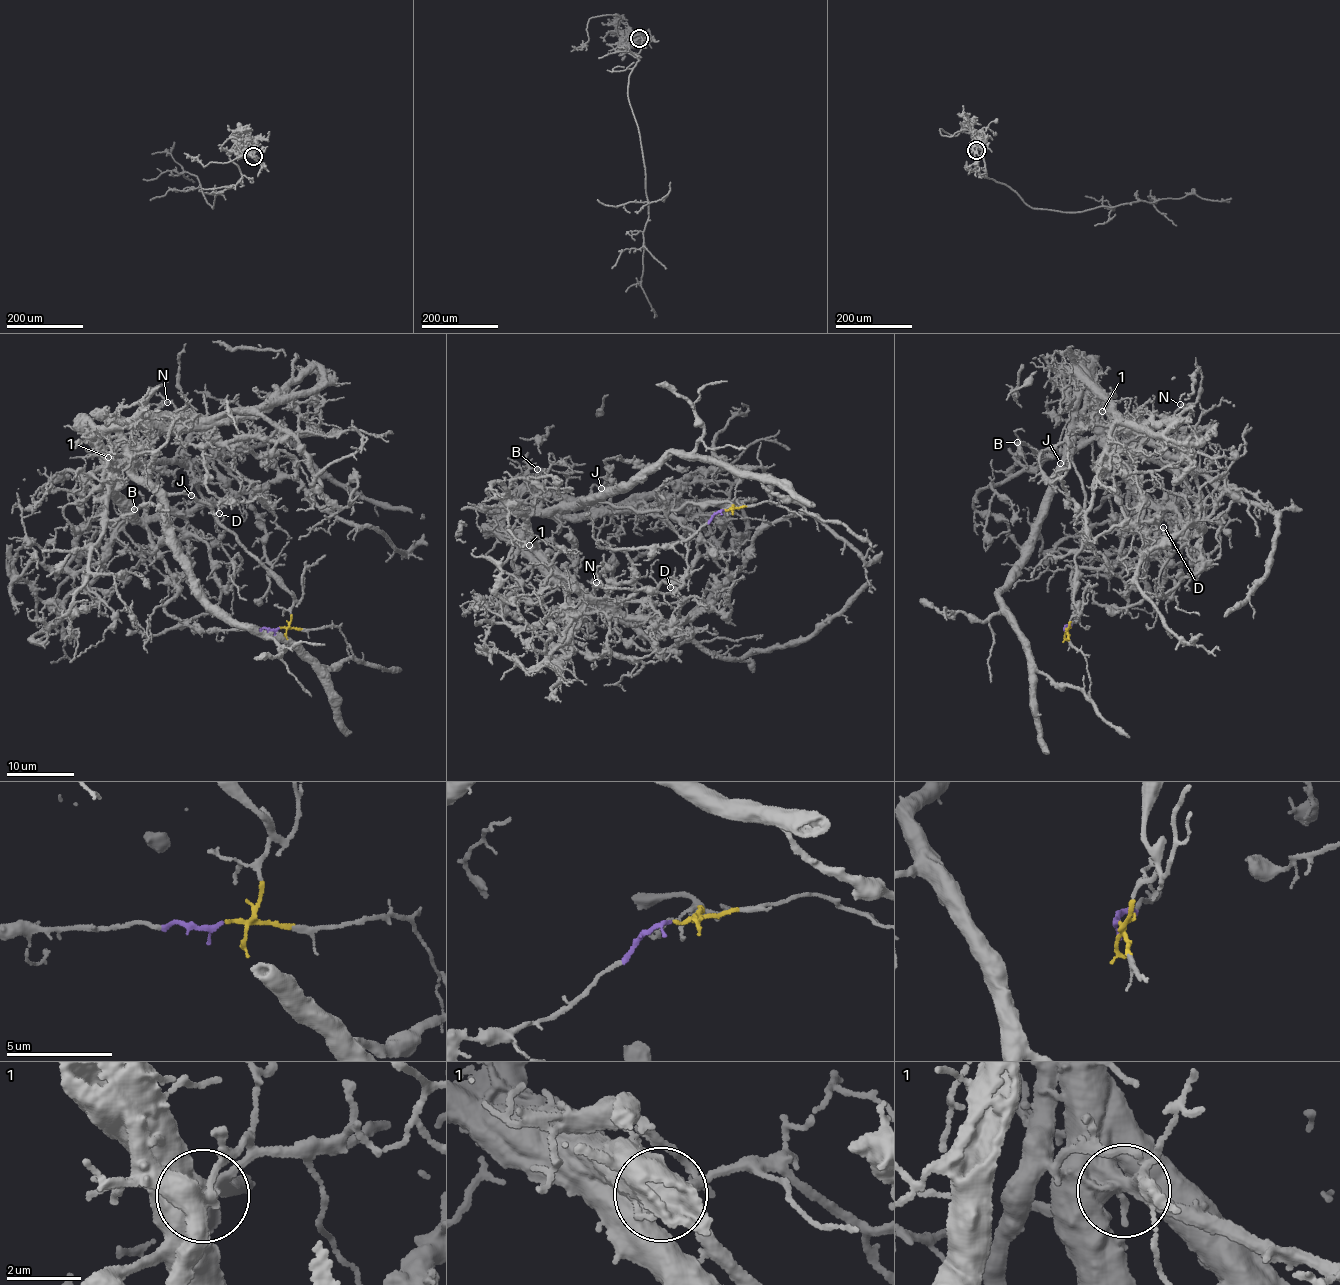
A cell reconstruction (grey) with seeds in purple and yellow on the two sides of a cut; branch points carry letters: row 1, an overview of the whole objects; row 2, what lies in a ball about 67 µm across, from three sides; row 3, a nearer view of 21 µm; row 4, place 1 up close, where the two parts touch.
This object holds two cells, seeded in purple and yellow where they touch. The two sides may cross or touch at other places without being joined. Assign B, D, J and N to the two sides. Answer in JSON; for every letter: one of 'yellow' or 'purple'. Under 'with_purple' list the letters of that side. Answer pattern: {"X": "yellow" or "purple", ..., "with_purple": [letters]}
{"B": "purple", "D": "purple", "J": "yellow", "N": "purple", "with_purple": ["B", "D", "N"]}

